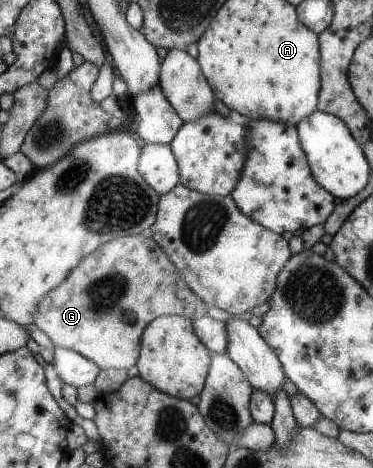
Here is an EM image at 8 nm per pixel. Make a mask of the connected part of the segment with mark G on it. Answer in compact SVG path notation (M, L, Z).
M135 234L107 242L95 255L71 273L71 279L57 290L50 291L40 302L34 327L43 331L55 346L78 351L92 359L101 369L131 369L142 354L142 337L147 326L161 316L185 316L196 320L207 316L208 305L190 288L183 274L167 252L153 239Z

